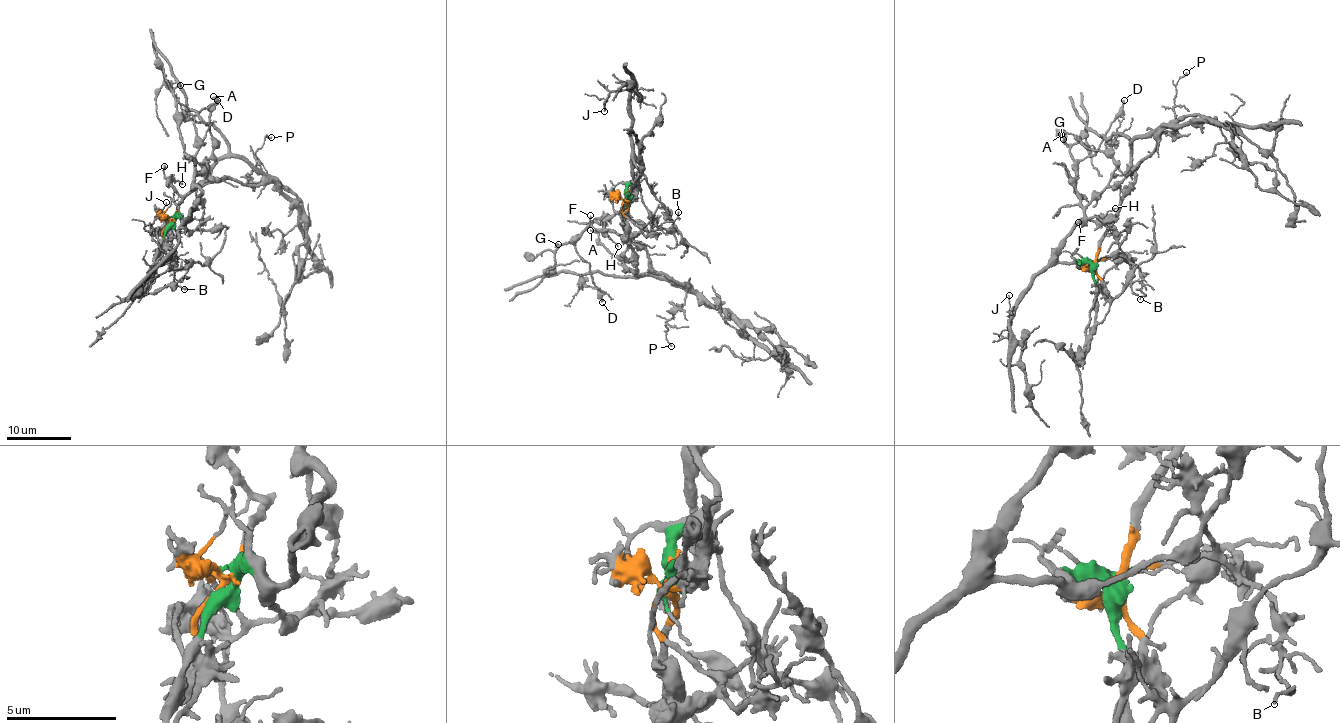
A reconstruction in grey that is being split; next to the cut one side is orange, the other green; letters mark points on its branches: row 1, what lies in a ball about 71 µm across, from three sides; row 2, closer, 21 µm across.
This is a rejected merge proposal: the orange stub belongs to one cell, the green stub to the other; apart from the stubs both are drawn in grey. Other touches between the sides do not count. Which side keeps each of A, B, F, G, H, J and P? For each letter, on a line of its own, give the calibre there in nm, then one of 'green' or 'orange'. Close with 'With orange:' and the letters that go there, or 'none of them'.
A: 260 nm | green
B: 90 nm | orange
F: 130 nm | orange
G: 170 nm | green
H: 130 nm | orange
J: 140 nm | green
P: 150 nm | orange
With orange: B, F, H, P

